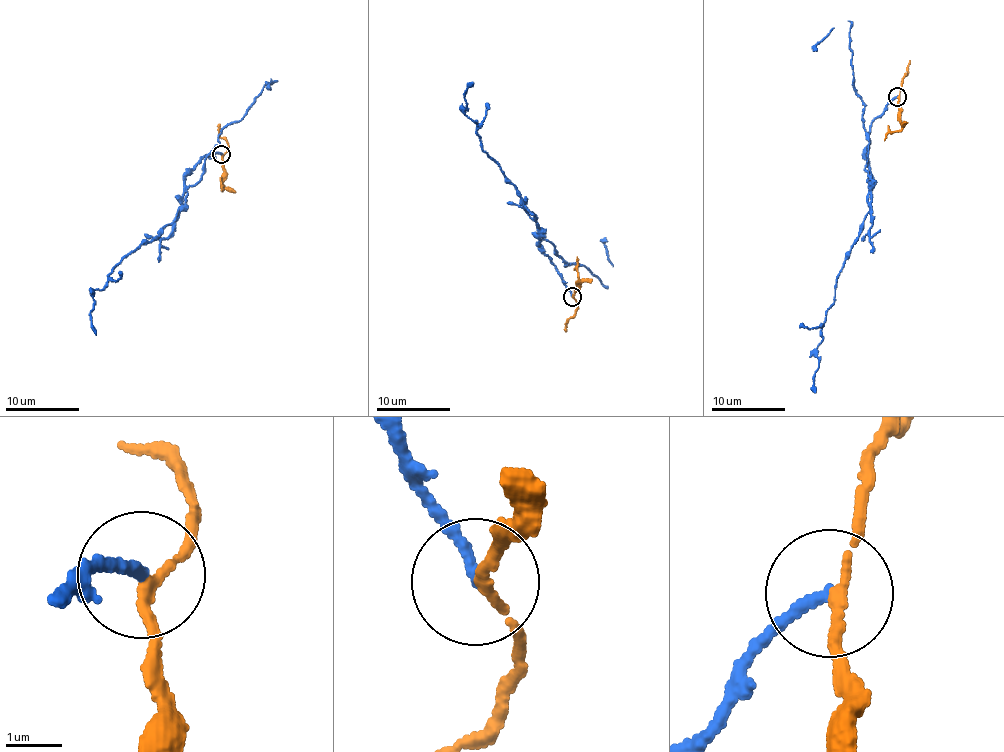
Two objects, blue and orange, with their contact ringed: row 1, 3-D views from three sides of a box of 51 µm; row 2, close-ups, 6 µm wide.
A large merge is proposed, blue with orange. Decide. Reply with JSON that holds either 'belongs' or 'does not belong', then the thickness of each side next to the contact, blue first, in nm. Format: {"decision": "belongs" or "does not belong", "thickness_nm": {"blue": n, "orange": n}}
{"decision": "does not belong", "thickness_nm": {"blue": 180, "orange": 150}}

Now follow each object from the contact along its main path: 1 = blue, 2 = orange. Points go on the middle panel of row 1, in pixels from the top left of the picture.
1: (571, 296), (539, 246), (539, 225), (483, 148), (476, 121), (464, 113), (465, 90), (473, 81)
2: (571, 296), (577, 287), (576, 256)

